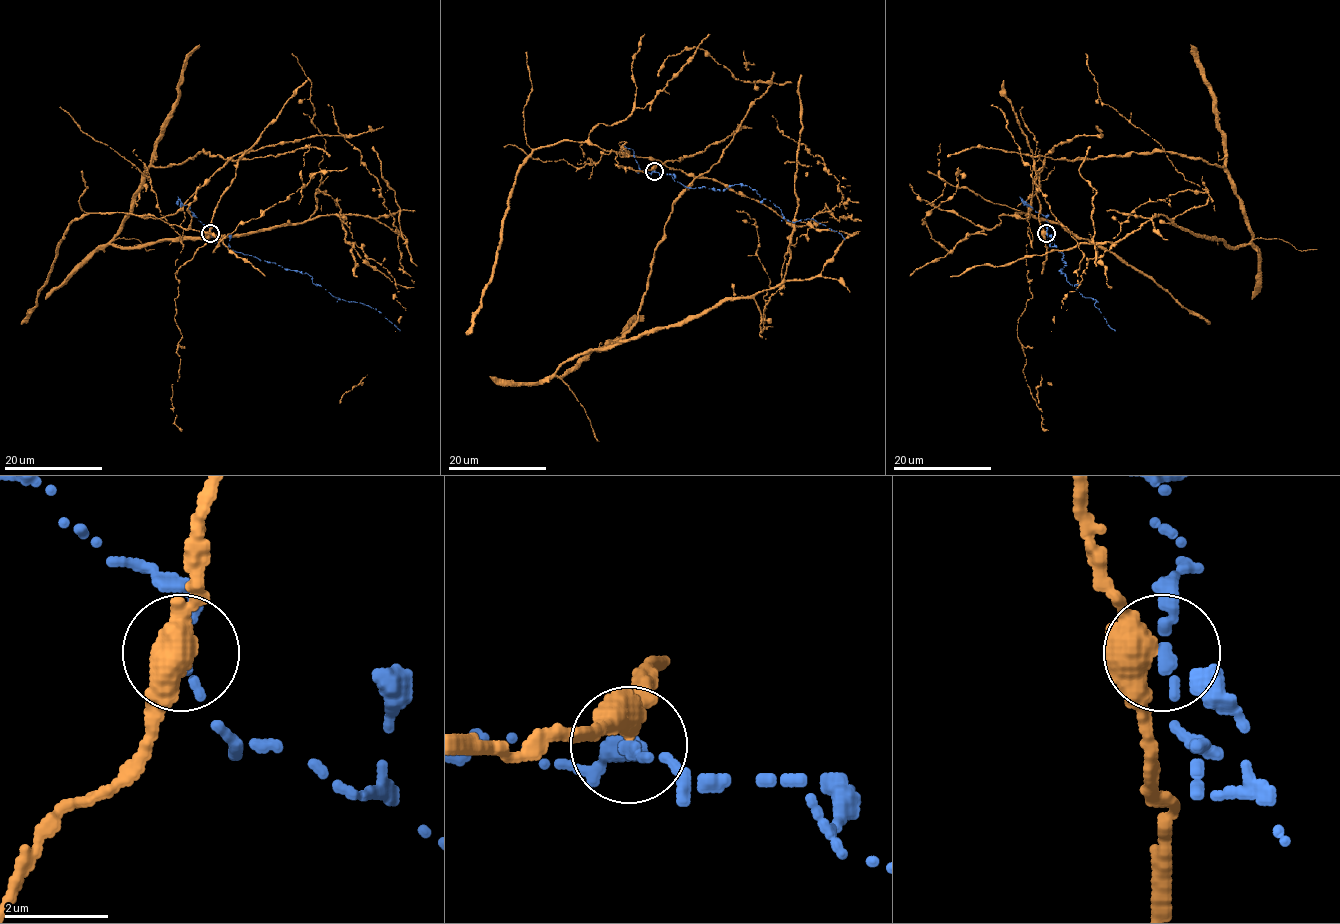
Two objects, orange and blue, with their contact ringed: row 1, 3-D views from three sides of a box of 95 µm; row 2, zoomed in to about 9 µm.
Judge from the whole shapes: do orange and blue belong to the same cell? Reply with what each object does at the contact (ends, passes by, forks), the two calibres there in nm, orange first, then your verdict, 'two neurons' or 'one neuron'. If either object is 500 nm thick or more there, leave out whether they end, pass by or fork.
orange passes by | blue ends | 400/260 nm | two neurons

